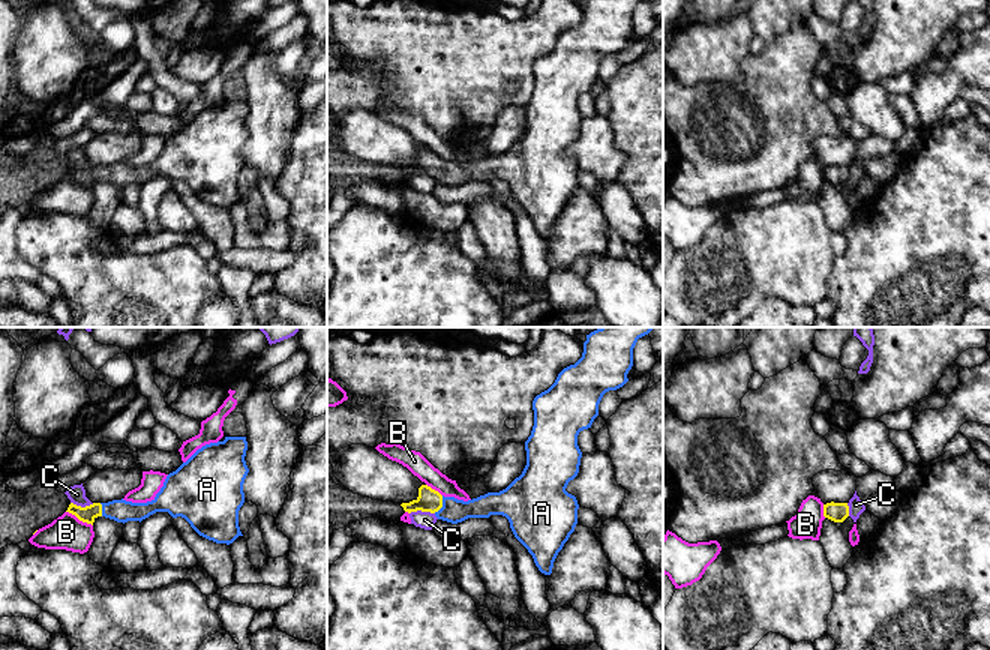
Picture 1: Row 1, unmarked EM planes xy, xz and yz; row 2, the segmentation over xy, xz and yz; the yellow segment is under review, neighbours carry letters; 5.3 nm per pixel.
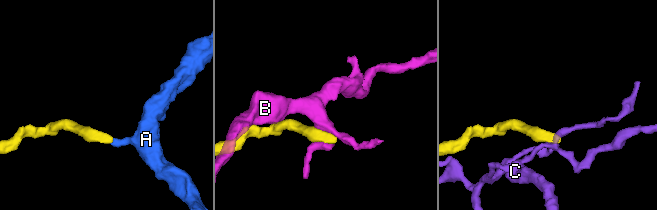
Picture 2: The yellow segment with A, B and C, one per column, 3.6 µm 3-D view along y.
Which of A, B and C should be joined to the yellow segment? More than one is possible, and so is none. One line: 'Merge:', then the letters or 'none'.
Merge: A

